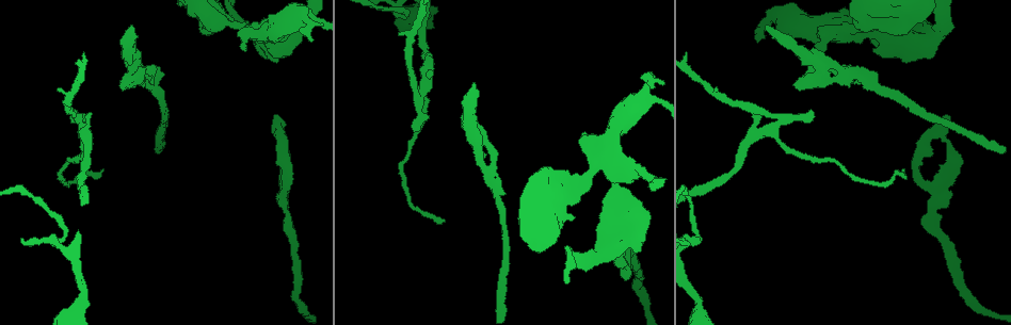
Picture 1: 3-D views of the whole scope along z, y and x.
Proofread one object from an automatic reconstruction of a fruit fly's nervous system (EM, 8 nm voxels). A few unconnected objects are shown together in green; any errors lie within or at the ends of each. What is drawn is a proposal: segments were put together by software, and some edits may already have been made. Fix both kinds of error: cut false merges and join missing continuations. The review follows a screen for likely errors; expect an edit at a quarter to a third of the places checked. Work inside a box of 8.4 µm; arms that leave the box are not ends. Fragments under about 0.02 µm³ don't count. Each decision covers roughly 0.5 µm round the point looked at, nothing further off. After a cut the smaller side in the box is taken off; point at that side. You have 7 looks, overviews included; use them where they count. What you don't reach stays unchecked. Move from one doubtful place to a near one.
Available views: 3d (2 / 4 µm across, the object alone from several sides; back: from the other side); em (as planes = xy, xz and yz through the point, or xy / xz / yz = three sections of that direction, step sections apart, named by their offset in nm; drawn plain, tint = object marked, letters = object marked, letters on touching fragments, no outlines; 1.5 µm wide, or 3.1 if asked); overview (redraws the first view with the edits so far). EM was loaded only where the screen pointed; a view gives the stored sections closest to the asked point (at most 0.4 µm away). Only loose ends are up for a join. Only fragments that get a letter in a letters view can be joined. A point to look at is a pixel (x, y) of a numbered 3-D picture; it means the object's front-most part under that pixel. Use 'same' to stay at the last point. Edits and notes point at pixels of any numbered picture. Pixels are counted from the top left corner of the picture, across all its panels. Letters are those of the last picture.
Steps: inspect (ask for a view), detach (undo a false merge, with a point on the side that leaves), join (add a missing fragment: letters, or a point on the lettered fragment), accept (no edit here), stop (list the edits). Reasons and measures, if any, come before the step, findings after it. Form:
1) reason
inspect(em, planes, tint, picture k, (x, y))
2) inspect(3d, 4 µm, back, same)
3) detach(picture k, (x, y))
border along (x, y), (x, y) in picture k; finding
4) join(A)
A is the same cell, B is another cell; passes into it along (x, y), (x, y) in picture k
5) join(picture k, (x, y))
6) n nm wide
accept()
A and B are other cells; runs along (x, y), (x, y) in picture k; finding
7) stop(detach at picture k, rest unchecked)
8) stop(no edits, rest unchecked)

branch stops here
inspect(3d, 2 µm, picture 1, (652, 74))

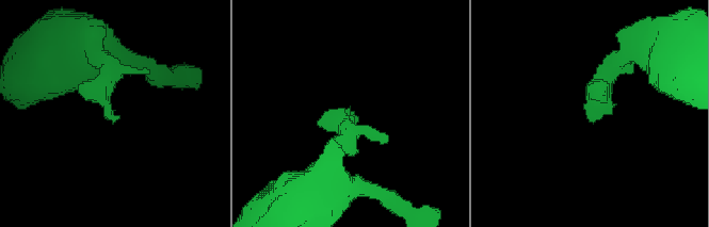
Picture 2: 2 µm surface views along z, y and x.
inspect(em, planes, plain, picture 2, (111, 117))

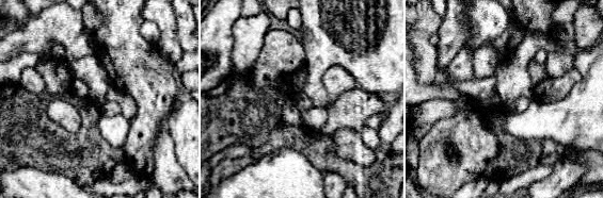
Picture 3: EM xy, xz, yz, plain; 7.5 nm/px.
inspect(em, planes, letters, same)

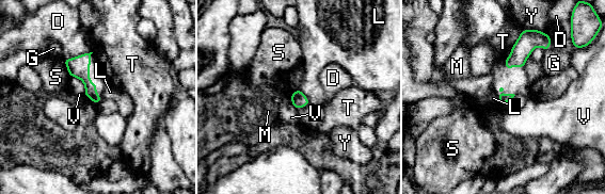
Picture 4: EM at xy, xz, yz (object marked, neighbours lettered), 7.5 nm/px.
accept()
D, G, L, M, S, T, V and Y are other cells; border along (298, 89), (309, 102) in picture 4; none of them fits

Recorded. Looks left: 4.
an open end
inspect(em, planes, tint, picture 1, (828, 14))

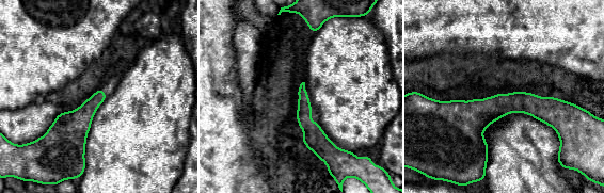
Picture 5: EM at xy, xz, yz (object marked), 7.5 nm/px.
inspect(em, planes, letters, same)

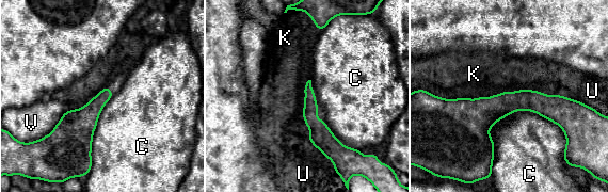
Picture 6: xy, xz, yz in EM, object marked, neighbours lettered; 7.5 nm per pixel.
accept()
C, K, U and V are other cells; runs along (575, 102), (449, 106) in picture 6; none of them fits

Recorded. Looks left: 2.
thick end
inspect(em, xz, step 8, tint, picture 1, (572, 217))

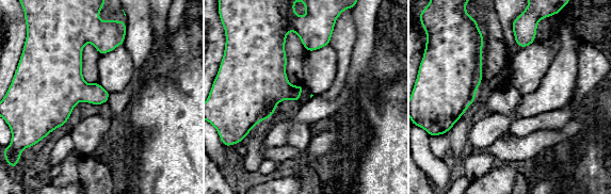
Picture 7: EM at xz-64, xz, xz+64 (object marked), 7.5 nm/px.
cut it another way
inspect(em, xy, step 4, letters, same)

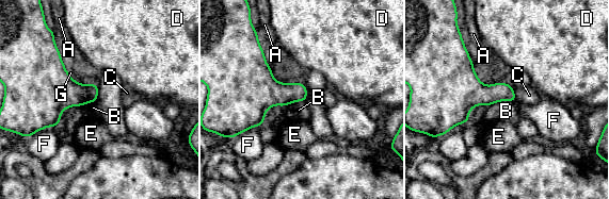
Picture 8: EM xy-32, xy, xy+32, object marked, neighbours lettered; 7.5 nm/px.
accept()
A, B, C, D, E, F and G are other cells; no lettered fragment goes on from it

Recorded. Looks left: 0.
stop(no edits, rest unchecked)

